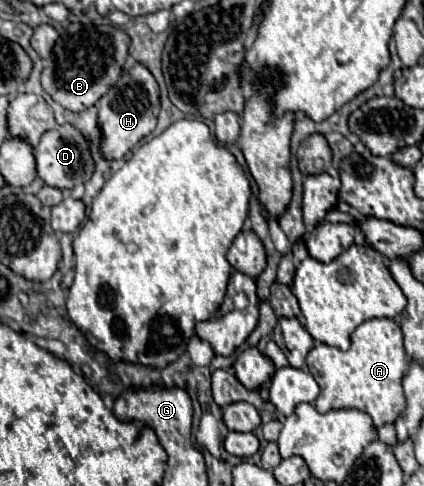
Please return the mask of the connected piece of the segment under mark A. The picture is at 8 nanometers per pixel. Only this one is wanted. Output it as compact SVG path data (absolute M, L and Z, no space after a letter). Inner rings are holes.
M371 319L359 325L351 335L351 347L347 351L315 343L307 355L307 367L321 389L315 401L319 413L331 409L359 409L371 415L373 427L379 429L393 423L403 411L401 379L403 369L407 369L407 353L403 349L401 327L393 319Z

